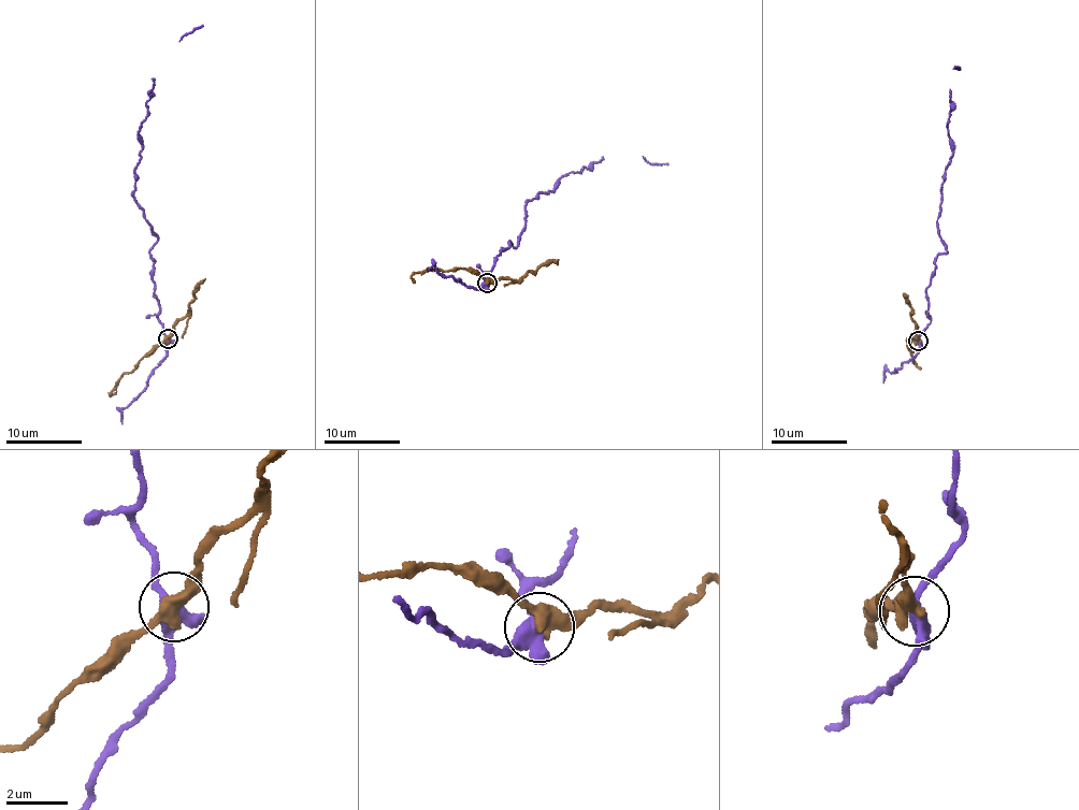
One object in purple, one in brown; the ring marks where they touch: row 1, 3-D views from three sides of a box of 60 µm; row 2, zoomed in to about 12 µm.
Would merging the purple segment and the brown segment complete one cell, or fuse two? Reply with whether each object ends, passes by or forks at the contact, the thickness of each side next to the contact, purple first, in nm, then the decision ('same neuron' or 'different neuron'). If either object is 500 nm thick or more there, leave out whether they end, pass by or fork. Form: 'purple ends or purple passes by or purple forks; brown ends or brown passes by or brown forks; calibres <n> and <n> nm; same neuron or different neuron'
purple forks; brown passes by; calibres 340 and 440 nm; different neuron

